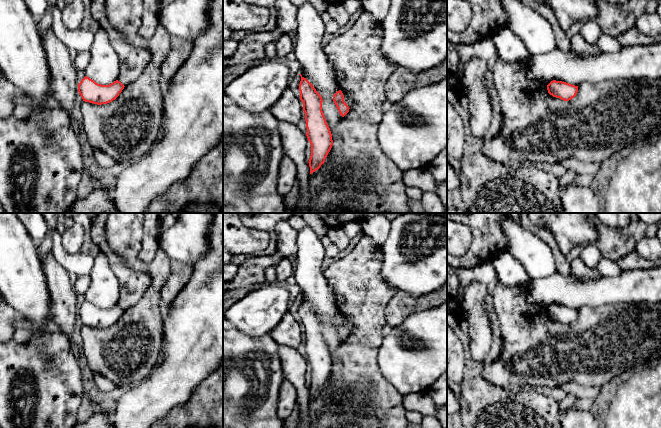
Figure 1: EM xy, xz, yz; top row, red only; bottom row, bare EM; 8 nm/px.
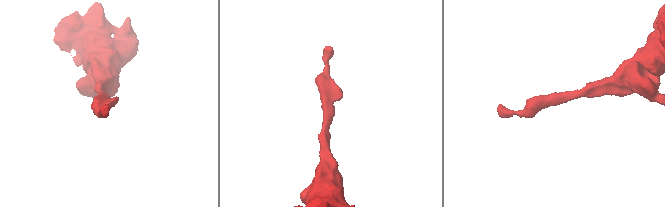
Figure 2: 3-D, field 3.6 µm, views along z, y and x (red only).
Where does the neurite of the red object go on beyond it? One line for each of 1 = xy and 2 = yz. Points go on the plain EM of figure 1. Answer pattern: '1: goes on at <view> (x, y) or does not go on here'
1: does not go on here
2: does not go on here

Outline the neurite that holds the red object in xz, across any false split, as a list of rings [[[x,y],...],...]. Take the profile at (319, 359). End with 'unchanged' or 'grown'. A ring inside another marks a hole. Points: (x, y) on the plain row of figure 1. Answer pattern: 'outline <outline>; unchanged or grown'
outline [[[301,298],[299,308],[300,324],[303,326],[303,335],[307,357],[306,360],[311,368],[309,383],[310,398],[318,394],[330,376],[333,364],[330,352],[322,335],[323,323],[313,309]]]; unchanged

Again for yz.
outline [[[553,304],[547,309],[547,314],[553,321],[560,322],[564,325],[569,325],[576,320],[578,310]]]; unchanged

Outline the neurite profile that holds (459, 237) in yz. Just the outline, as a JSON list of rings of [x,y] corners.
[[[447,219],[447,253],[463,256],[472,243],[472,233],[466,224]]]

